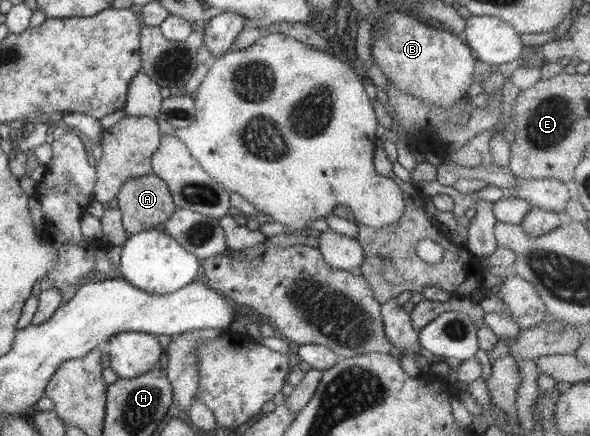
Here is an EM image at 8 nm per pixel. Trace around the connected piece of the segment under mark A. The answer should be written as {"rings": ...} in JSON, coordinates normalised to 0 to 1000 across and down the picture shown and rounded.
{"rings":[[[261,401],[219,408],[197,454],[215,541],[278,514],[297,477],[281,424]]]}

